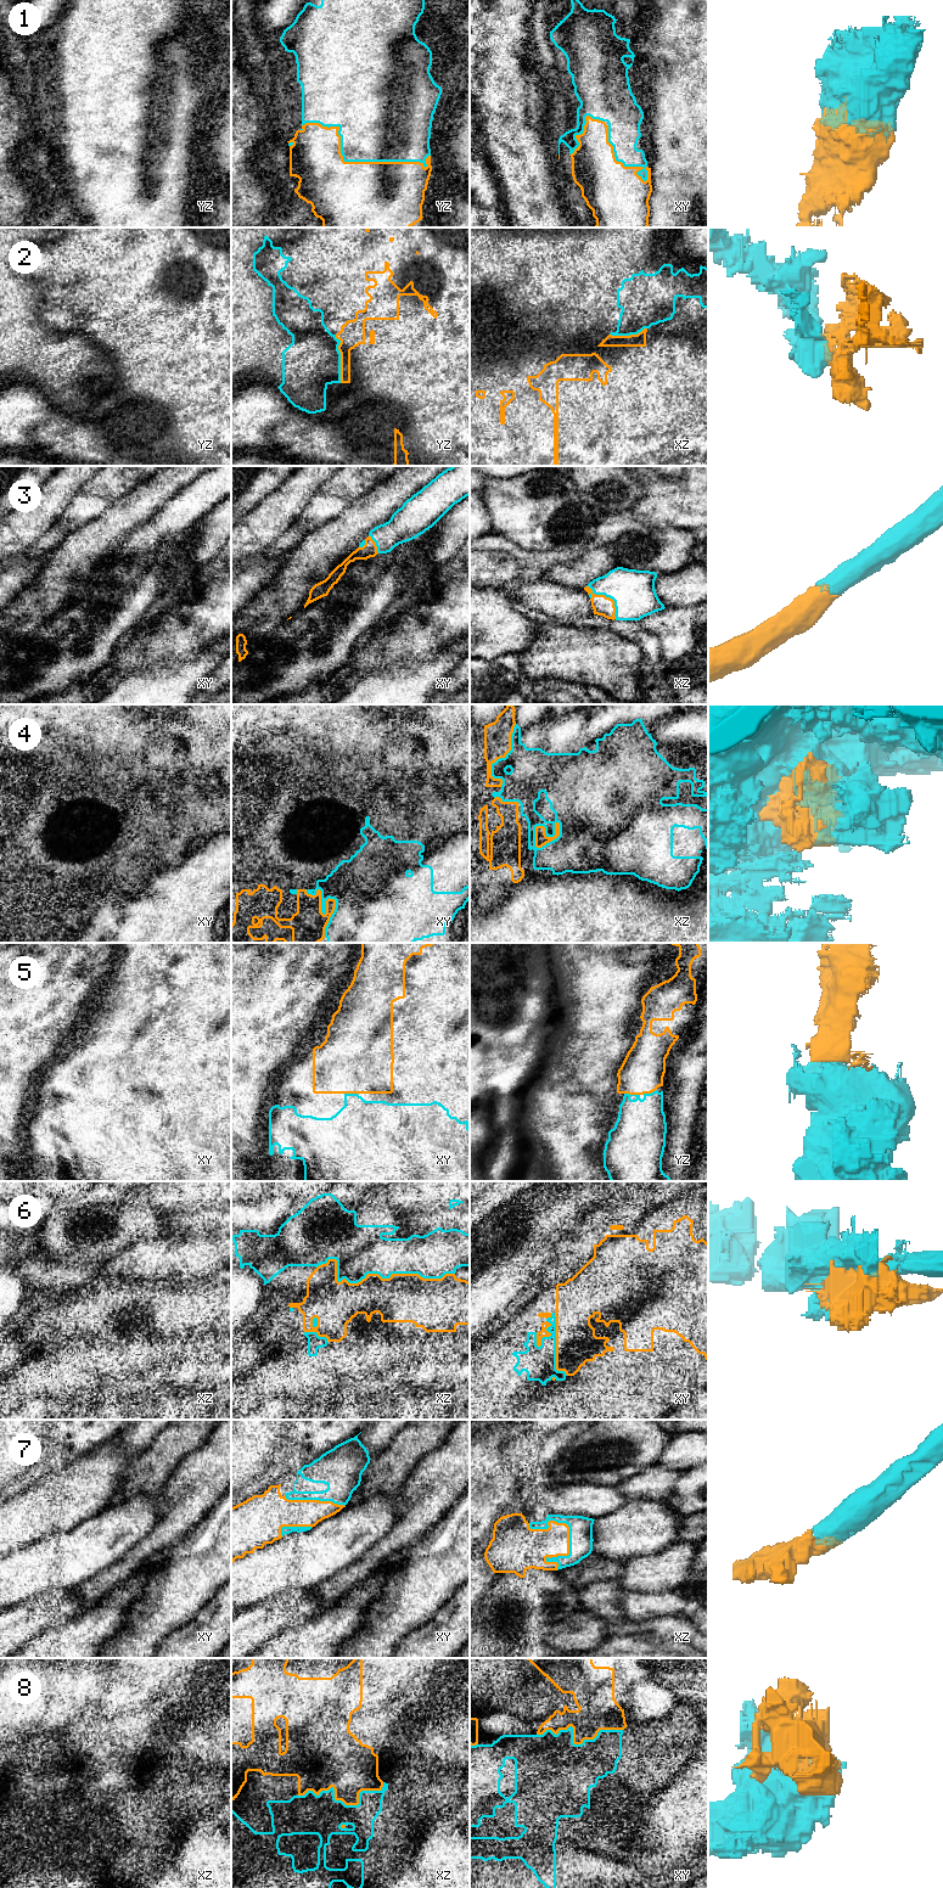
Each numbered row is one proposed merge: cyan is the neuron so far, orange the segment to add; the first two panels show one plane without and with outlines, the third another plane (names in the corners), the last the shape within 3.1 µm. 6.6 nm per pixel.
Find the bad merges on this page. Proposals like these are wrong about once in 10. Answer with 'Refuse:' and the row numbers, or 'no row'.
Refuse: 4, 6

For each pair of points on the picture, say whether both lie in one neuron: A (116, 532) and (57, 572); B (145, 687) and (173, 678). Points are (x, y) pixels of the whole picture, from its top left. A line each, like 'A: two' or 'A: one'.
A: one
B: one

